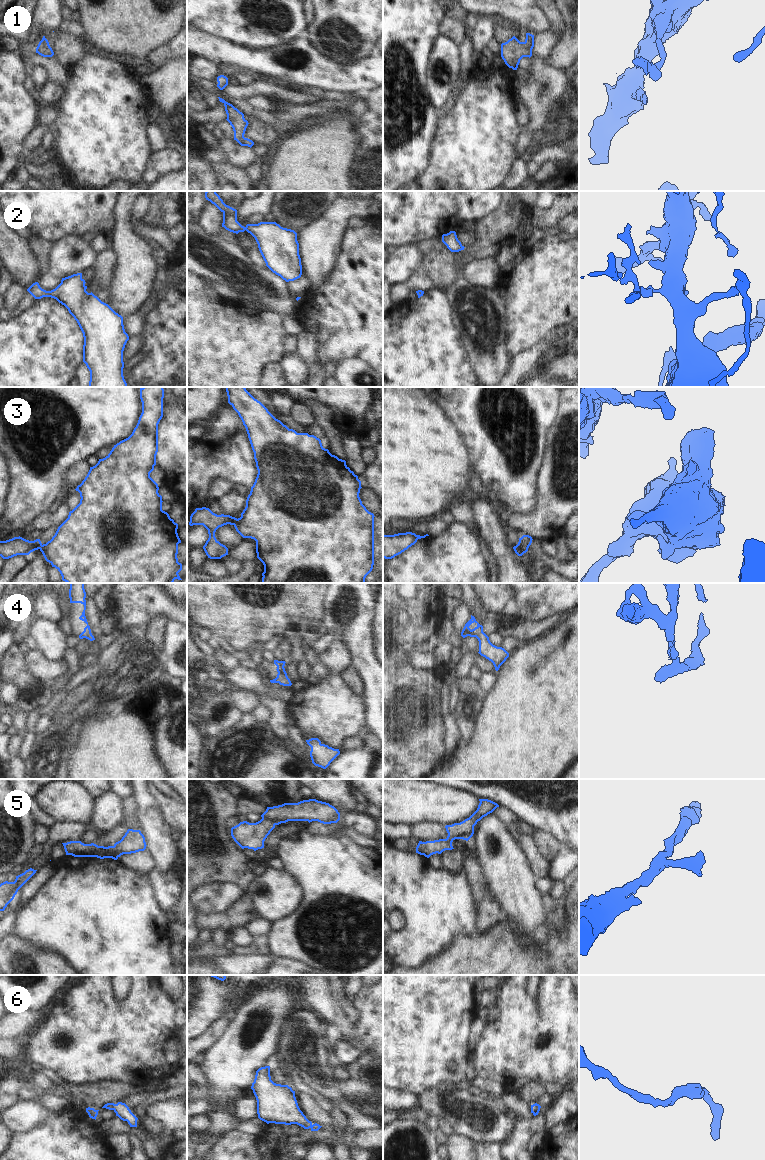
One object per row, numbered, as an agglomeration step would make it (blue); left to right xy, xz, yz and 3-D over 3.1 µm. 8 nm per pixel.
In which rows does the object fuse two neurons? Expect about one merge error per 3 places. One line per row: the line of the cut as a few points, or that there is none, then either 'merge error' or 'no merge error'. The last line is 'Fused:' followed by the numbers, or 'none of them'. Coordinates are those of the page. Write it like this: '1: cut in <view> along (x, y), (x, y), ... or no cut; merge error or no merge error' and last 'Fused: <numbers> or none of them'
1: no cut; no merge error
2: no cut; no merge error
3: cut in xz along (237, 519), (234, 525); merge error
4: no cut; no merge error
5: no cut; no merge error
6: no cut; no merge error
Fused: 3

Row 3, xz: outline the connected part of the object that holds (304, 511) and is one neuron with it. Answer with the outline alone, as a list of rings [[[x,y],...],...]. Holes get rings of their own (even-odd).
[[[226,387],[226,392],[228,403],[238,413],[246,428],[258,470],[257,477],[246,500],[246,507],[234,527],[243,538],[251,538],[256,541],[257,558],[264,565],[262,583],[365,583],[365,578],[372,571],[374,565],[375,516],[366,509],[359,497],[362,487],[358,476],[350,470],[345,460],[339,459],[332,455],[328,449],[325,449],[319,438],[308,433],[297,433],[276,419],[245,387]]]

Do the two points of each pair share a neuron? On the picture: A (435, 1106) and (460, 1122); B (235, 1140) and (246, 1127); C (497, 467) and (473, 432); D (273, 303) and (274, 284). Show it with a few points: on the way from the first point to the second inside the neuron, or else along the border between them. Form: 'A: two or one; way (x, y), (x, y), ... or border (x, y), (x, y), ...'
A: one; way (441, 1106), (454, 1116)
B: two; border (234, 1130), (249, 1134), (262, 1133)
C: one; way (497, 458), (482, 441)
D: one; way (274, 298), (275, 289)

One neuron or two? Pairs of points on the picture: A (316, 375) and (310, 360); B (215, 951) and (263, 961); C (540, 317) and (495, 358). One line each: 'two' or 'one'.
A: one
B: two
C: two

